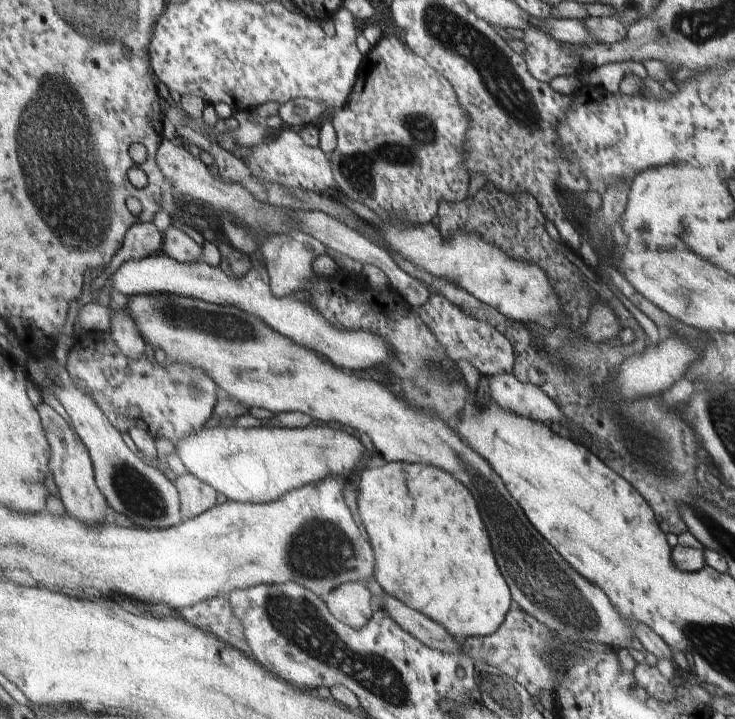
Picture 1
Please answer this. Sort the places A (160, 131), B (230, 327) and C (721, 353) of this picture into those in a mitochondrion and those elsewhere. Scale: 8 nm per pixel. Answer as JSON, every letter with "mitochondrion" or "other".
{"A":"other","B":"mitochondrion","C":"other"}

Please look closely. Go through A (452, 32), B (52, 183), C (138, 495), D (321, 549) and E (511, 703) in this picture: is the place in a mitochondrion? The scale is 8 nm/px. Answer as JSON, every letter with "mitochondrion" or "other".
{"A":"mitochondrion","B":"mitochondrion","C":"mitochondrion","D":"mitochondrion","E":"mitochondrion"}

